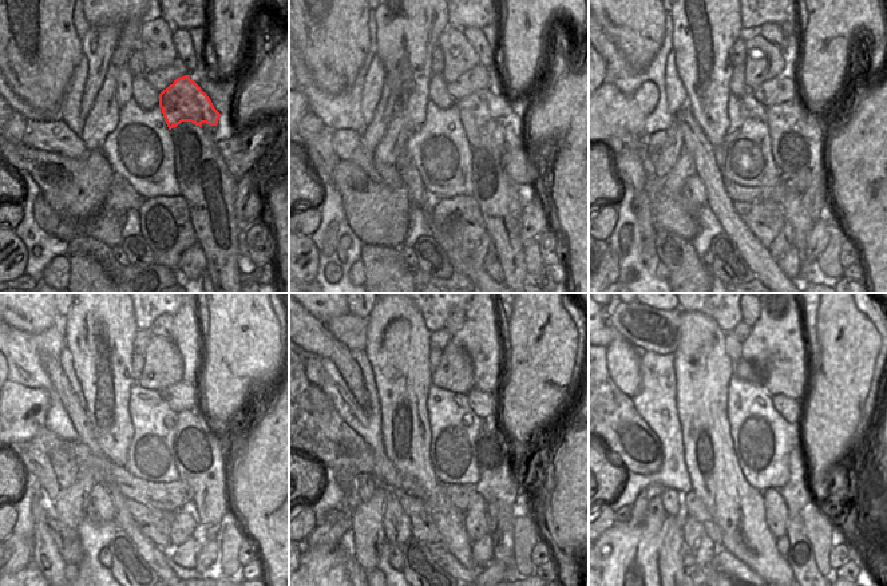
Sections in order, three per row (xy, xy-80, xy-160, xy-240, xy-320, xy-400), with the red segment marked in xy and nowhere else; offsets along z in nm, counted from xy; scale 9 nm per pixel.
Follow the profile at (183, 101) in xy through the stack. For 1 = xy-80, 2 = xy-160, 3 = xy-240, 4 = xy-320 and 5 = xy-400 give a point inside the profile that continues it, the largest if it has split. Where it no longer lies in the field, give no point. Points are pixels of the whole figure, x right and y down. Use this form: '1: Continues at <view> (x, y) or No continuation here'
1: Continues at xy-80 (480, 111)
2: Continues at xy-160 (790, 155)
3: Continues at xy-240 (190, 455)
4: Continues at xy-320 (491, 455)
5: Continues at xy-400 (800, 557).

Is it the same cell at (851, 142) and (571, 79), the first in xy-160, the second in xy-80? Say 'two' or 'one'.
one

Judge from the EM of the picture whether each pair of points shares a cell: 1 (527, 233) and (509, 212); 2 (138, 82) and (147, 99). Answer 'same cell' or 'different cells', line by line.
1: different cells
2: same cell

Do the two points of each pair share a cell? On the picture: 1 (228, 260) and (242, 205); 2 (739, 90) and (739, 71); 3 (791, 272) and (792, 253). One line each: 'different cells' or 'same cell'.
1: different cells
2: same cell
3: same cell

